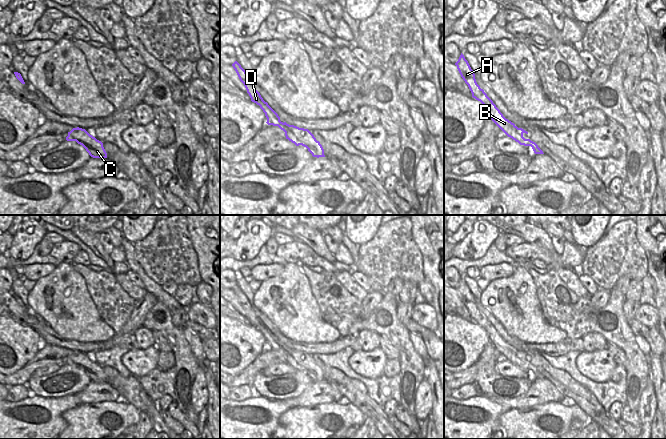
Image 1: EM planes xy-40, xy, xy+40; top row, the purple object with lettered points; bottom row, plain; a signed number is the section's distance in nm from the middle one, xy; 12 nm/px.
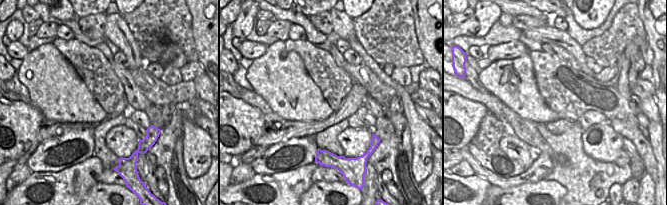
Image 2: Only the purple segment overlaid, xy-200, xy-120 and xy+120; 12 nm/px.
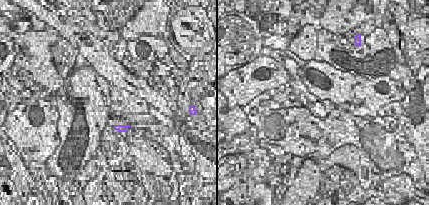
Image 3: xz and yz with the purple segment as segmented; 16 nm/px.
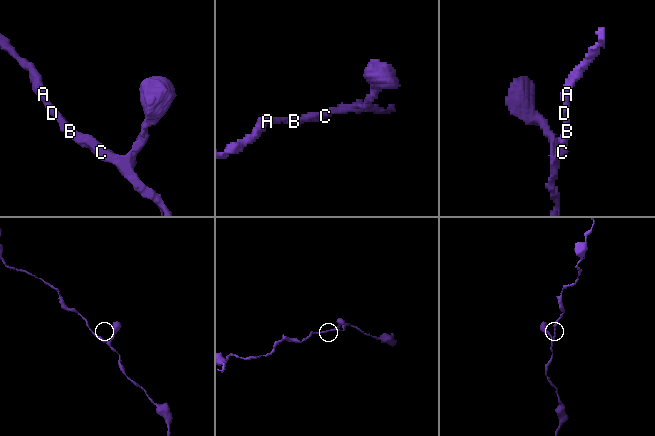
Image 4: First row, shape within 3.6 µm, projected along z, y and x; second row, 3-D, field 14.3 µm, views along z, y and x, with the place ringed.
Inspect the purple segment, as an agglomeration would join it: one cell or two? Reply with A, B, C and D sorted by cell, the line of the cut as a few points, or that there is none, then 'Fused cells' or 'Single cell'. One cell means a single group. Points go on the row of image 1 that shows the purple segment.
Groups: A B C D. No split. Single cell

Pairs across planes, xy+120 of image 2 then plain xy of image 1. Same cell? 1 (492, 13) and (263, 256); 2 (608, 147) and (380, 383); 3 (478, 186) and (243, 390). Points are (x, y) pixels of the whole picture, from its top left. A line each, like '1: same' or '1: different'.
1: different
2: different
3: different

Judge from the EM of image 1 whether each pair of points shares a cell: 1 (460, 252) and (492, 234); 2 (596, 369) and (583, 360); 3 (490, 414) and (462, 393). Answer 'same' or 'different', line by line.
1: same
2: same
3: different

